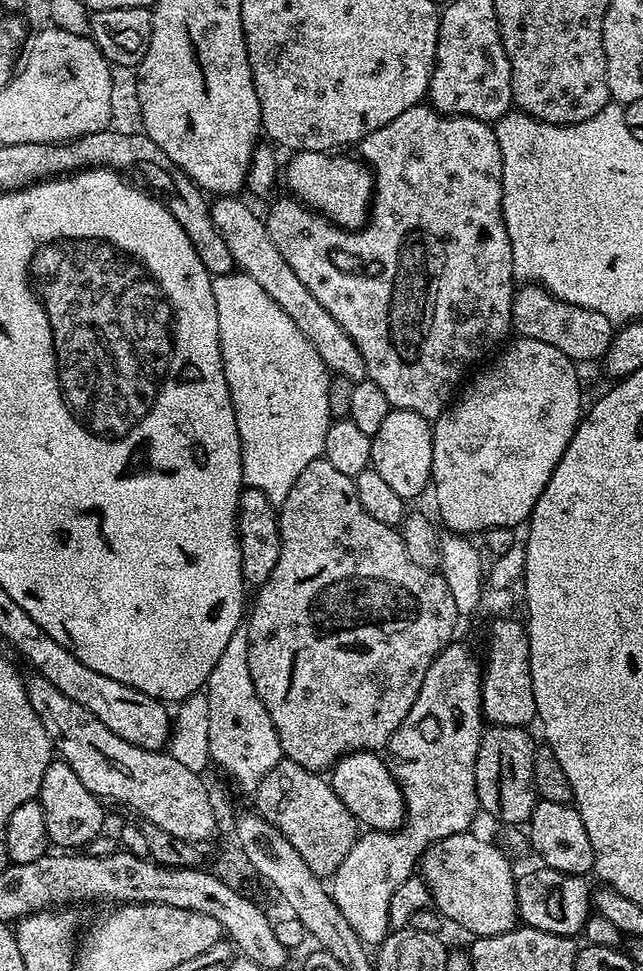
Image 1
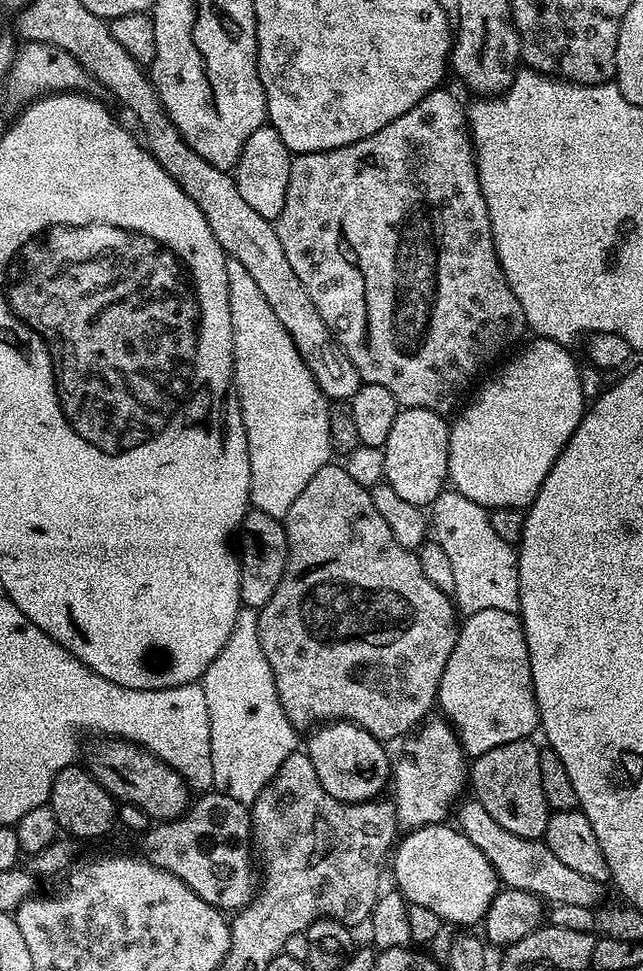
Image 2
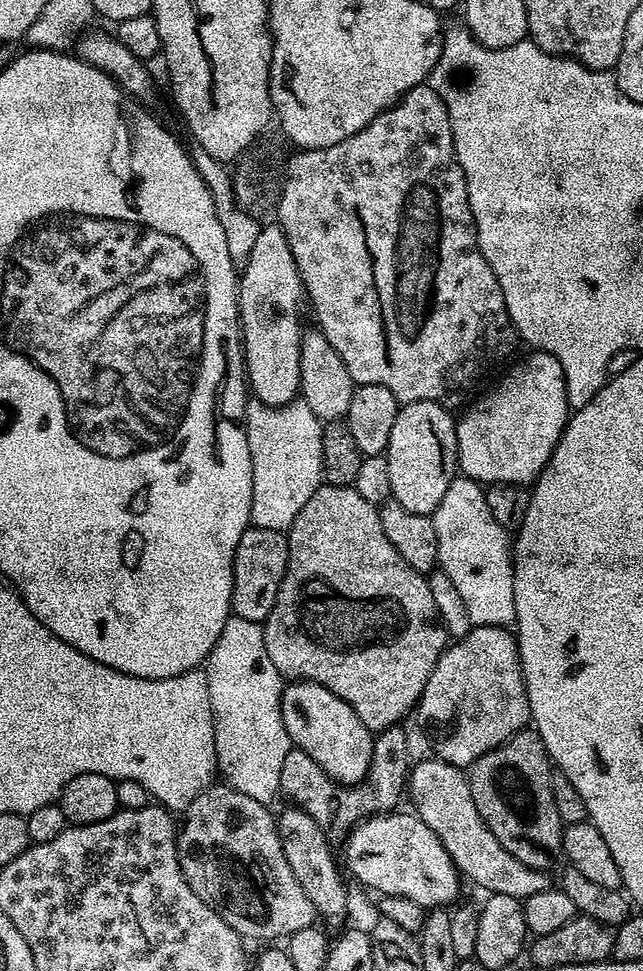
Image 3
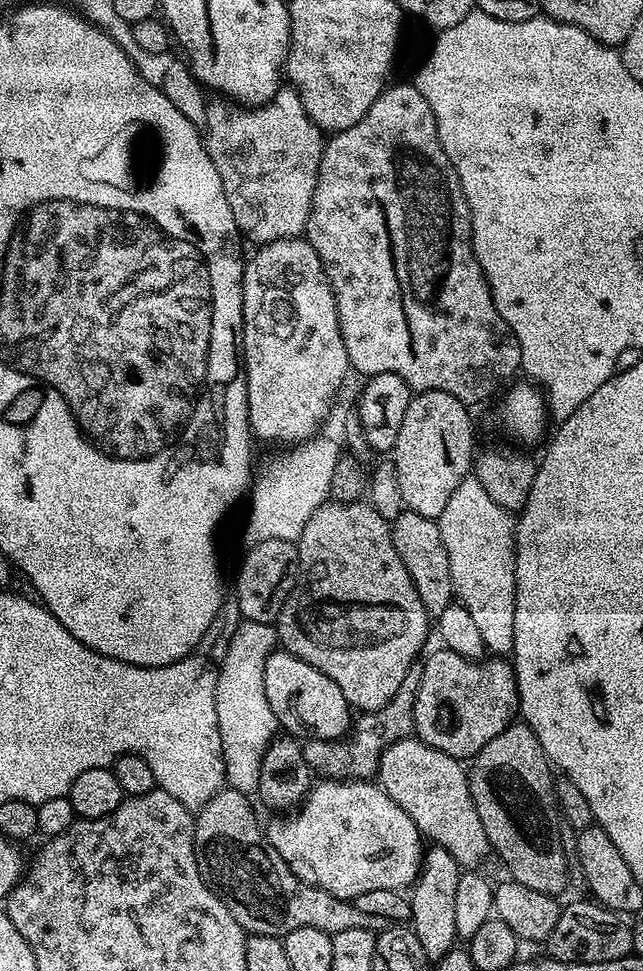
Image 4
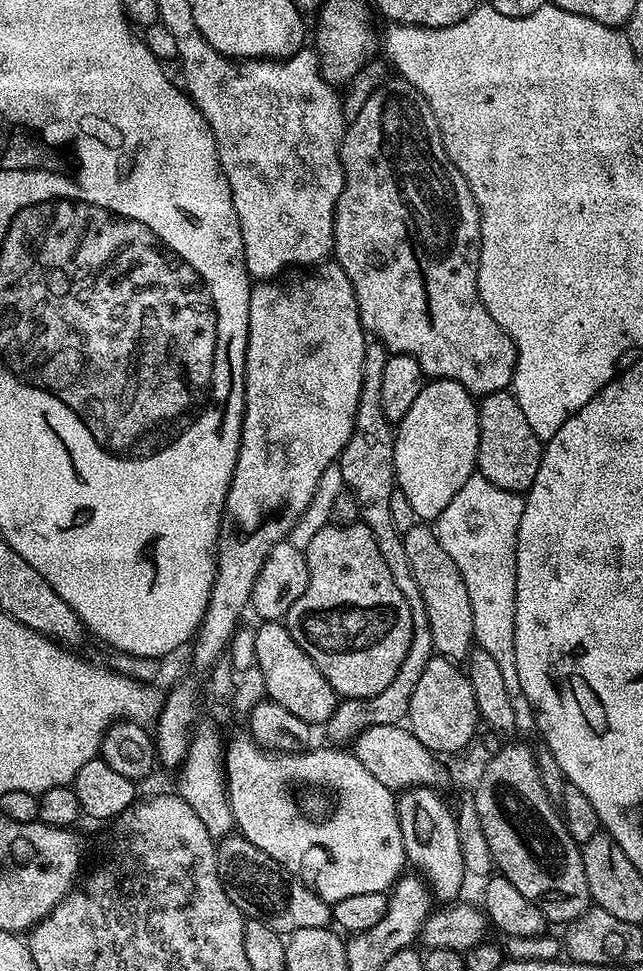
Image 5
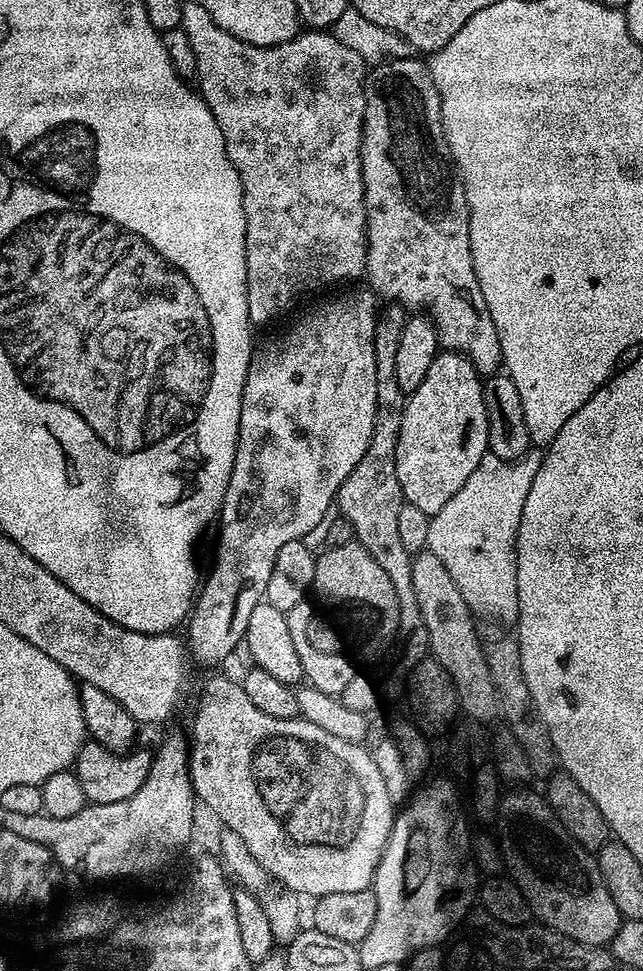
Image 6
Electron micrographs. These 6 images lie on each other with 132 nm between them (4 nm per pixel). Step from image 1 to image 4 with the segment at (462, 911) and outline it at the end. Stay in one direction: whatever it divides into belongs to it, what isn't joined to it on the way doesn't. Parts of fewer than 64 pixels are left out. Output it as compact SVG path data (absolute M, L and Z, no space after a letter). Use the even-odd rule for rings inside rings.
M325 780L313 783L302 803L289 820L276 820L267 825L266 835L274 850L290 866L293 874L304 884L315 884L338 898L355 902L358 894L370 890L411 889L420 874L420 862L426 851L418 826L385 794L379 783L367 780Z

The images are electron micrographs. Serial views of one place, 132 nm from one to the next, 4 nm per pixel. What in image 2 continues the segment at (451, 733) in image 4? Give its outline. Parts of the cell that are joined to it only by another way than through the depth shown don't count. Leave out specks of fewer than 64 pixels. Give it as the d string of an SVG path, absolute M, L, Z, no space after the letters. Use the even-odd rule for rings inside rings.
M478 610L474 614L470 614L469 616L464 616L462 623L459 625L458 631L456 633L456 641L454 642L454 650L450 650L450 662L446 662L446 670L442 670L442 678L440 679L440 685L438 686L438 694L436 695L436 704L438 708L441 708L443 715L447 717L450 721L457 740L460 741L460 746L464 750L465 757L475 758L481 756L482 754L486 754L486 750L494 750L494 746L506 746L506 742L518 742L519 740L529 739L533 734L532 731L537 731L540 728L540 711L538 710L538 706L536 705L536 695L534 694L534 682L532 681L532 671L530 670L530 654L528 653L528 647L526 646L526 634L524 633L524 623L521 622L519 615L514 612L507 612L506 610Z

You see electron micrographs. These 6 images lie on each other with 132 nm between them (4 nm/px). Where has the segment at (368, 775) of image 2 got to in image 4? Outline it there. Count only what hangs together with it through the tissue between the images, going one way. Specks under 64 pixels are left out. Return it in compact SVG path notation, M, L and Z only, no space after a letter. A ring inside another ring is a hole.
M274 650L266 658L264 681L266 702L270 702L270 710L274 710L277 725L289 737L343 740L348 735L354 719L353 709L346 698L342 698L342 690L338 690L338 686L334 686L334 682L330 682L322 670L314 670L310 662L302 662L302 658L289 652Z

